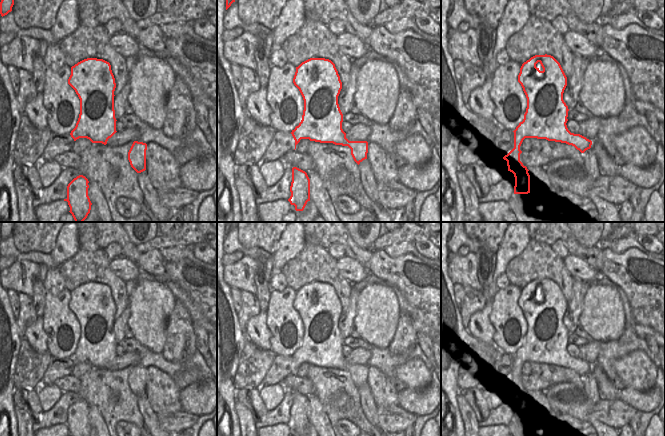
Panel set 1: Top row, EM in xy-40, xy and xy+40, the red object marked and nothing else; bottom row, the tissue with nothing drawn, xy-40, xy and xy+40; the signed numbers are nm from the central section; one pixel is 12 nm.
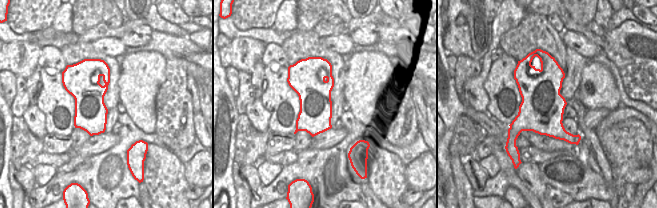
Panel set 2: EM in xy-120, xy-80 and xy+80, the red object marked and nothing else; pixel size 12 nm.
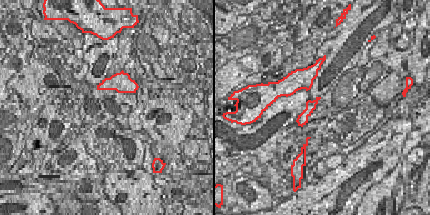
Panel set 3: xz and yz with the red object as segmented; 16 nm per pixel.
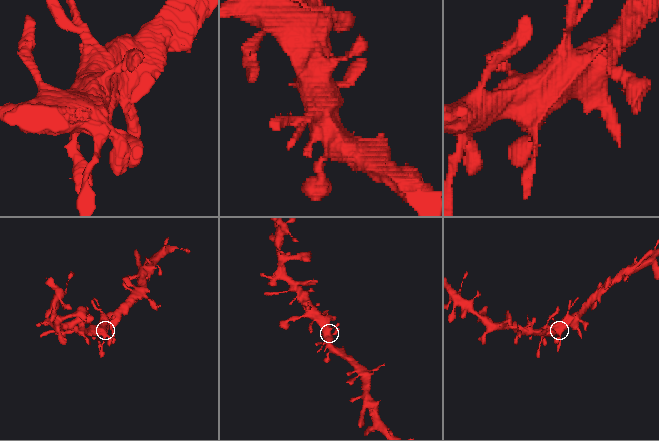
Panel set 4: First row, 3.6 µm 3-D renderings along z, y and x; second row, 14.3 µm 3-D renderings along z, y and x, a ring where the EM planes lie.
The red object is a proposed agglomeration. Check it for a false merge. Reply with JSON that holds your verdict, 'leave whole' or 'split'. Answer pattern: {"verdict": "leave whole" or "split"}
{"verdict": "leave whole"}

